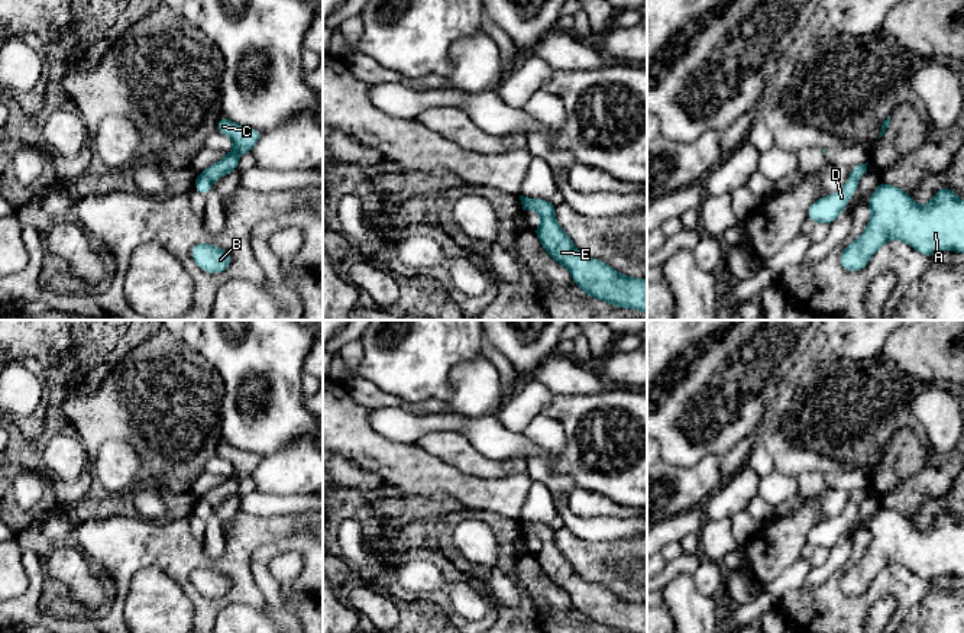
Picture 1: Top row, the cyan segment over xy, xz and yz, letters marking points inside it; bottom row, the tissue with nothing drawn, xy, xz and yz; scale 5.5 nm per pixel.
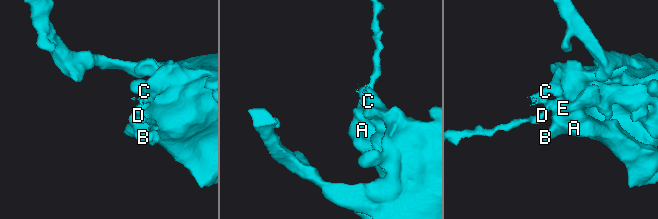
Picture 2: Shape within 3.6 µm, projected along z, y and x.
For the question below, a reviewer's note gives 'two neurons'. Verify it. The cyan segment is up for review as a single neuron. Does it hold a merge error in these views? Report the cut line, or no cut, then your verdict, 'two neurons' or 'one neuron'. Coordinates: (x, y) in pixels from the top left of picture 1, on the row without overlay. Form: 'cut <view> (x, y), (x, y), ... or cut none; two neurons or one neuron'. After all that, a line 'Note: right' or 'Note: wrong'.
cut xy (200, 499), (210, 506); two neurons
Note: right

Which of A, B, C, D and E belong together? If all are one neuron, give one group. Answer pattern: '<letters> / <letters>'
A B C E / D

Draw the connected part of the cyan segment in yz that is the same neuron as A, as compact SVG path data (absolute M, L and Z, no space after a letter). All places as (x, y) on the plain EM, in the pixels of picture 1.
M880 506L866 530L871 542L864 556L840 579L840 588L847 597L866 592L873 579L889 565L903 565L926 581L941 575L964 577L964 526L950 511L939 513L926 530L918 530L910 519Z

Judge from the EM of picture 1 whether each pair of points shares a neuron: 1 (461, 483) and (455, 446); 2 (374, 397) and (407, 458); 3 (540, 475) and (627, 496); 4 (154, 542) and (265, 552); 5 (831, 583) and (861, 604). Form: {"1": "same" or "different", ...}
{"1": "different", "2": "different", "3": "different", "4": "different", "5": "same"}

